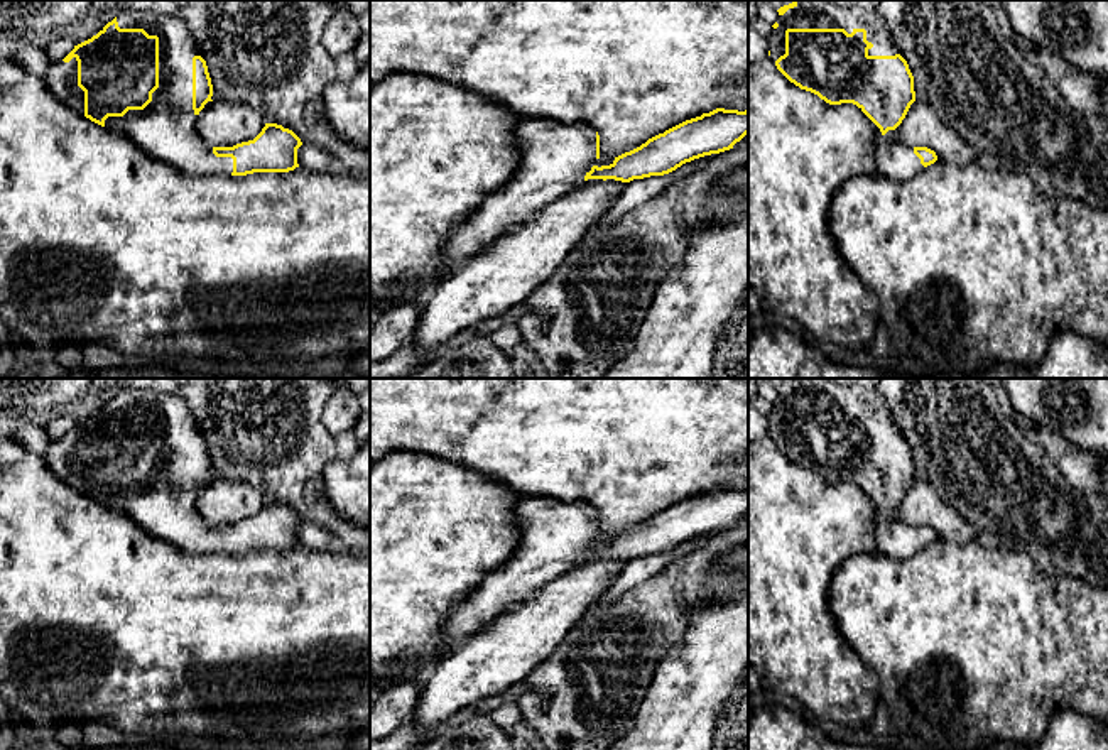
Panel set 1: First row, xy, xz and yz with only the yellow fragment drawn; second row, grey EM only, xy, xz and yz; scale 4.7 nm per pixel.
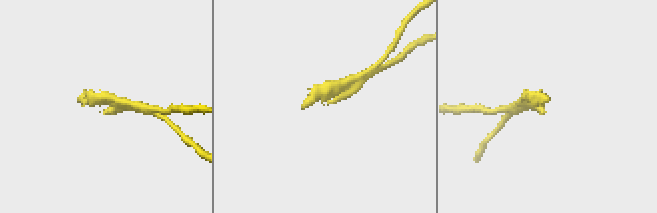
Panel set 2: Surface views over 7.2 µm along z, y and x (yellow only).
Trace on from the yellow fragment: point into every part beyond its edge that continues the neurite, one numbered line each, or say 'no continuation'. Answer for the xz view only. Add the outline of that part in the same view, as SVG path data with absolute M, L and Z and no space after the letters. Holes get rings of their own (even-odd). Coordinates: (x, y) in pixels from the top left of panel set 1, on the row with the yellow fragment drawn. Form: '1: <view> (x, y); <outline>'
1: xz (556, 156); M527 117L517 123L515 137L522 150L517 171L451 228L443 247L448 267L458 269L551 201L584 184L584 176L596 166L596 130L591 125Z

